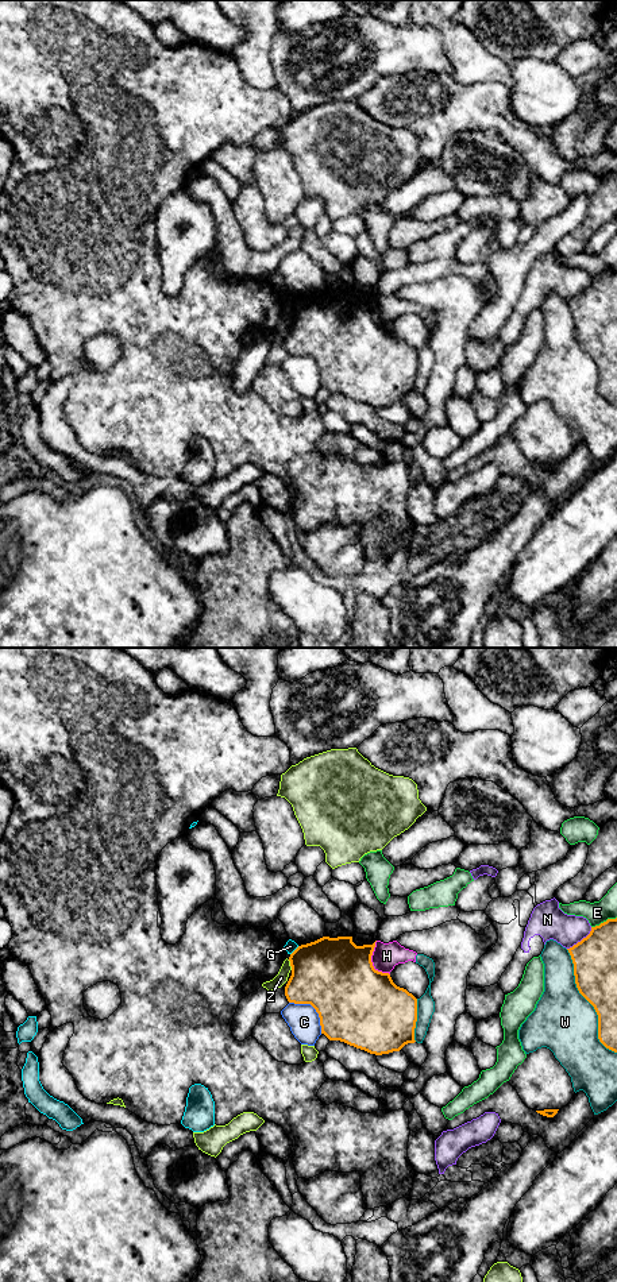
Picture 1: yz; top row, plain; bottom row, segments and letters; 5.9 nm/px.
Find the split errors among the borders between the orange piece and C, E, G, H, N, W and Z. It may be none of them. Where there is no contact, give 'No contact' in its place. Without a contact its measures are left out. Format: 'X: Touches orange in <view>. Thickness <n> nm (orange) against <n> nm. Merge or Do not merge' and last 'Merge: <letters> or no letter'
C: Touches orange in yz. Thickness 460 nm (orange) against 190 nm. Do not merge
E: Touches orange in yz. Thickness 260 nm (orange) against 140 nm. Do not merge
G: Touches orange in yz. Thickness 420 nm (orange) against 70 nm. Do not merge
H: Touches orange in yz. Thickness 460 nm (orange) against 160 nm. Do not merge
N: Touches orange in yz. Thickness 260 nm (orange) against 200 nm. Do not merge
W: Touches orange in yz. Thickness 260 nm (orange) against 380 nm. Do not merge
Z: Touches orange in yz. Thickness 440 nm (orange) against 70 nm. Do not merge
Merge: no letter

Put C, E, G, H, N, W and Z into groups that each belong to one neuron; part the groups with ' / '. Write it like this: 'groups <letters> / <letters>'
groups C H W / E / G / N / Z

